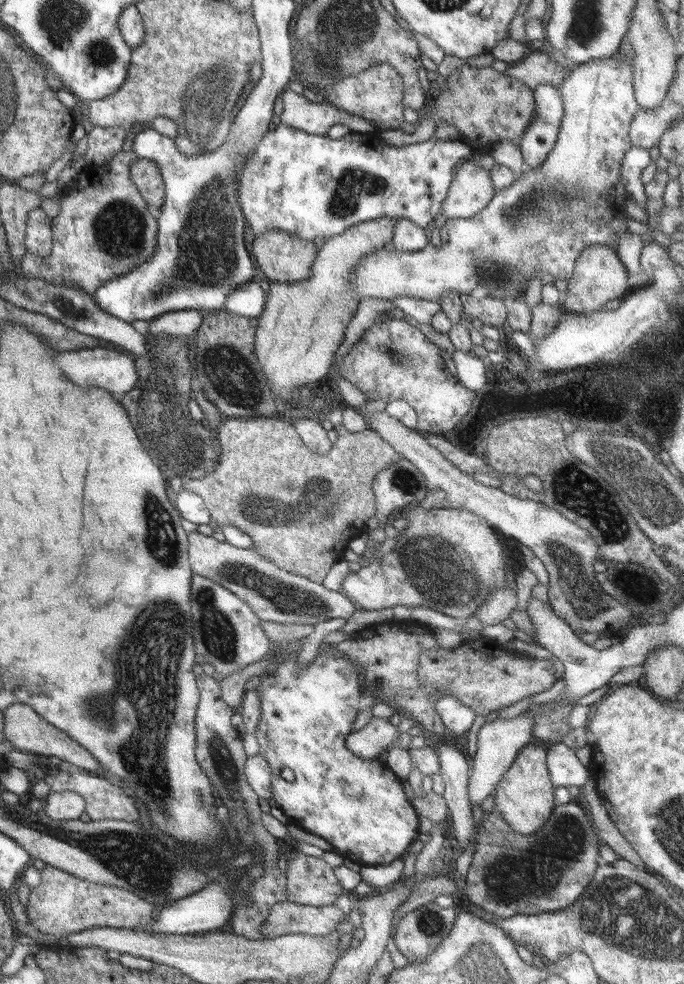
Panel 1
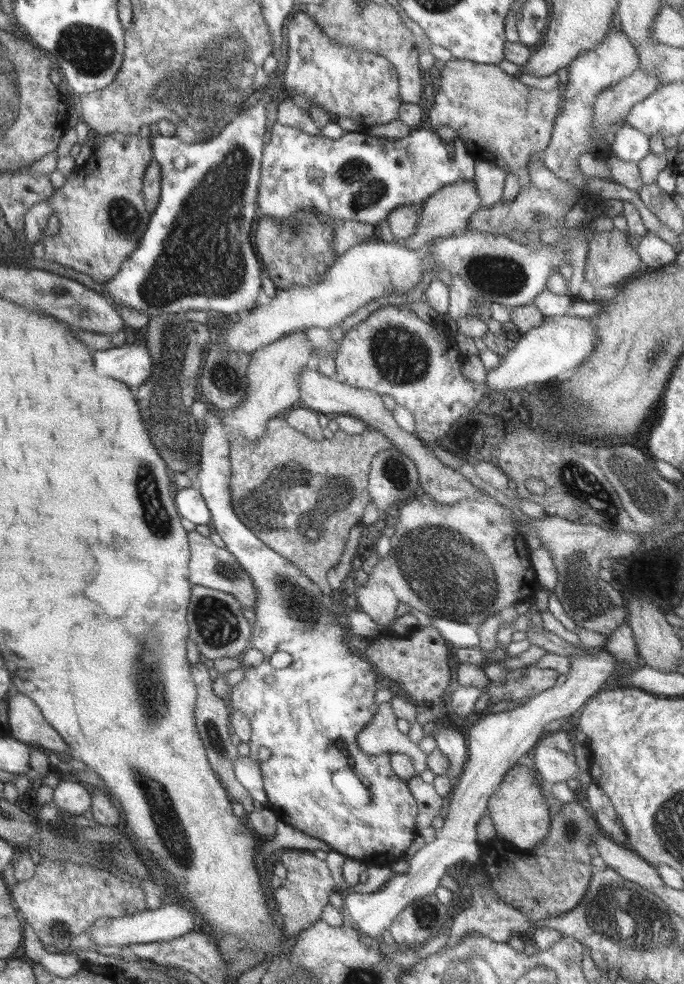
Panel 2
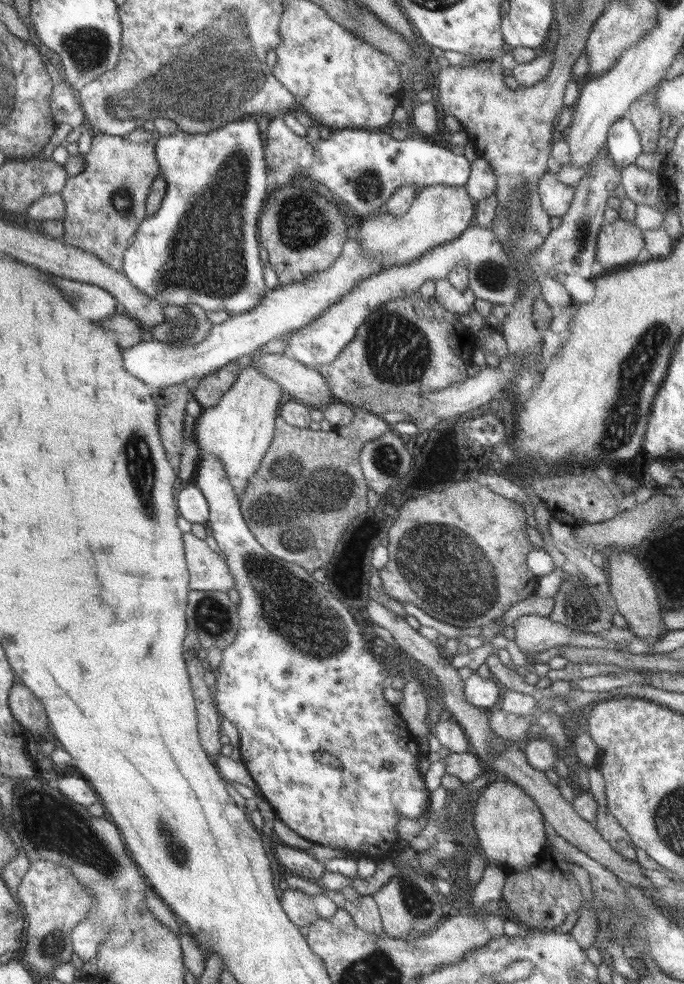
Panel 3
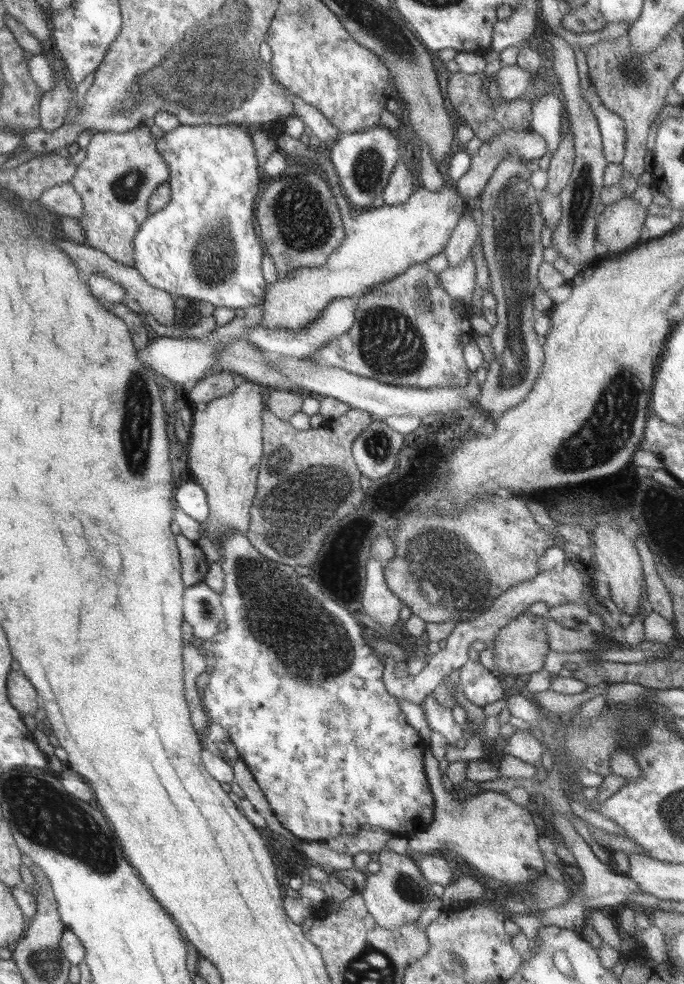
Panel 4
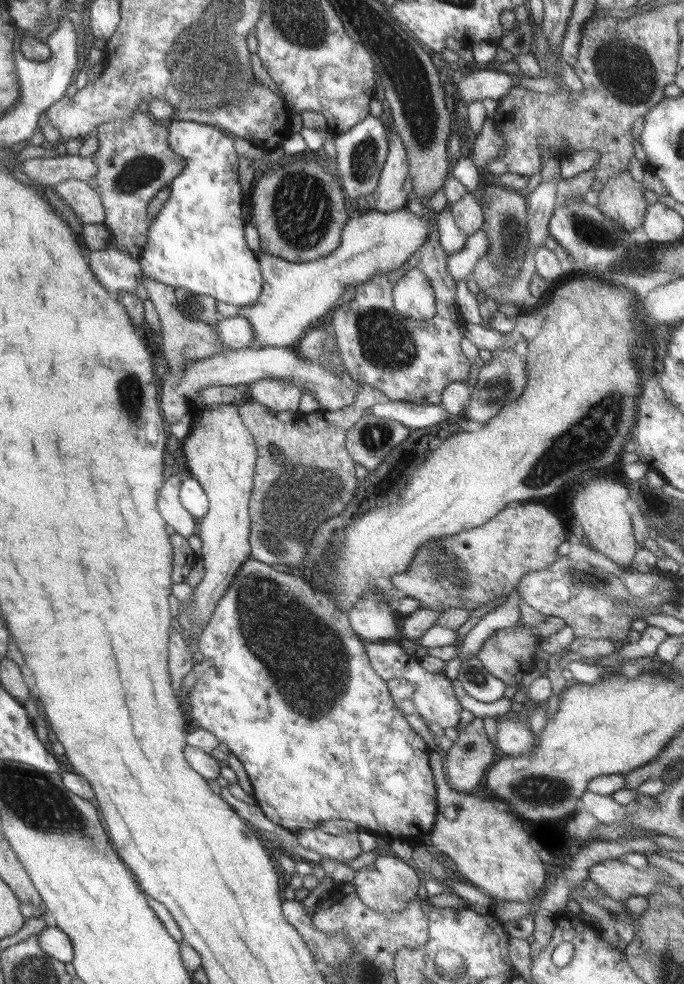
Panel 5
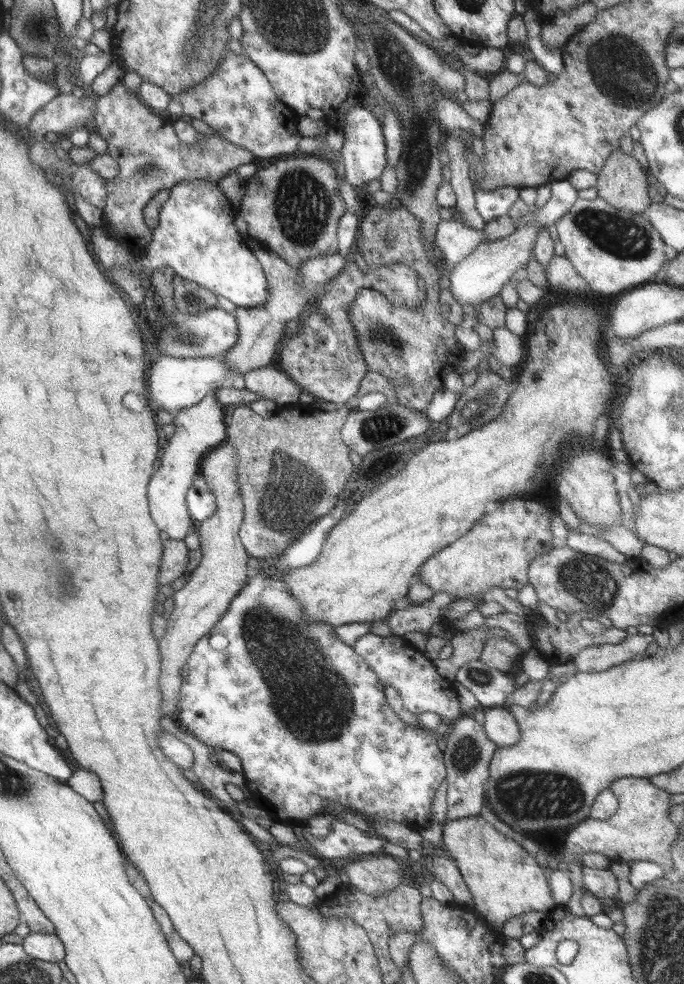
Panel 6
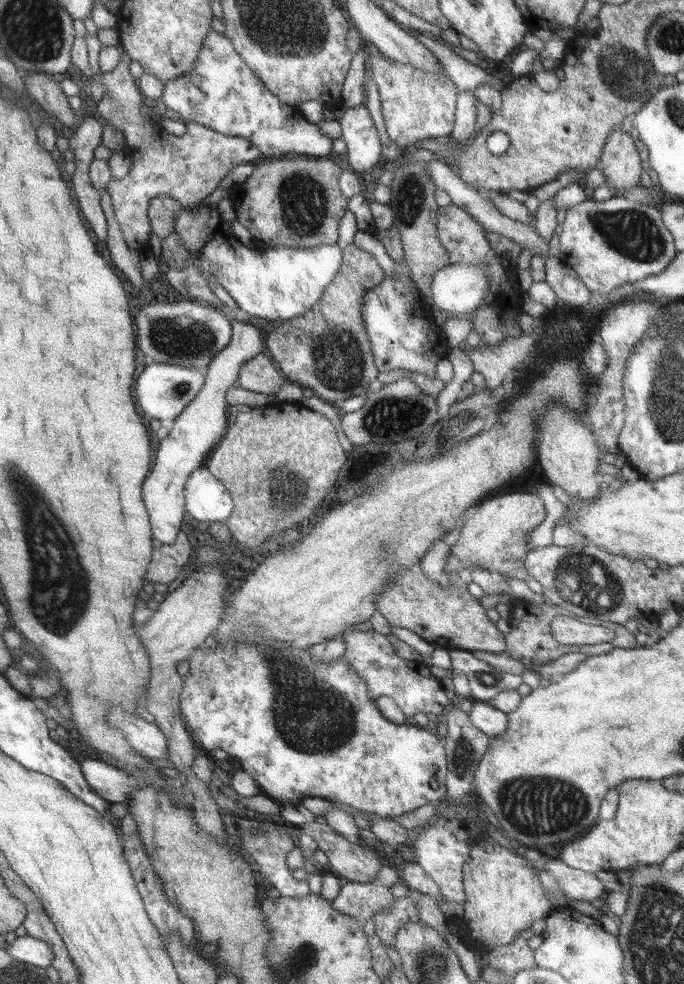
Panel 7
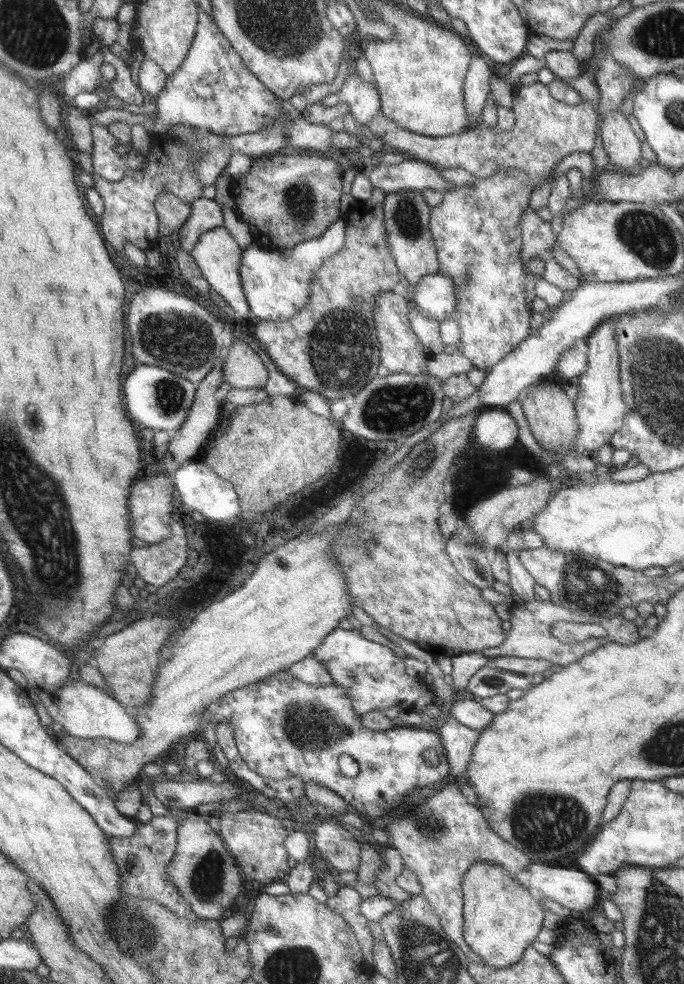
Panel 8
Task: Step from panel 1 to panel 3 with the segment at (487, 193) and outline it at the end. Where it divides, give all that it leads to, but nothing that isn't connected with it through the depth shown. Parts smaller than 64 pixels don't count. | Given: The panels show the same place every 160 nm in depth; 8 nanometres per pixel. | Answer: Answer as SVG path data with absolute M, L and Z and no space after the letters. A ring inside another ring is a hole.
M426 186L418 189L411 209L404 216L391 213L373 214L361 218L358 233L353 240L361 244L361 251L383 262L383 268L390 265L412 262L437 246L456 240L468 227L474 224L474 199L466 187Z

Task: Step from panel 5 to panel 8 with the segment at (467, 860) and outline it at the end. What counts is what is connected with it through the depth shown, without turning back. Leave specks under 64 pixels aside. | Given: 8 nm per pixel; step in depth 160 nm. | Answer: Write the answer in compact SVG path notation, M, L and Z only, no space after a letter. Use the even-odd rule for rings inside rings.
M478 861L466 872L462 886L465 893L464 901L464 937L468 946L482 956L486 966L508 968L516 964L525 954L525 950L537 940L537 934L543 927L545 909L529 888L520 884L516 876L508 872L502 865L488 861Z

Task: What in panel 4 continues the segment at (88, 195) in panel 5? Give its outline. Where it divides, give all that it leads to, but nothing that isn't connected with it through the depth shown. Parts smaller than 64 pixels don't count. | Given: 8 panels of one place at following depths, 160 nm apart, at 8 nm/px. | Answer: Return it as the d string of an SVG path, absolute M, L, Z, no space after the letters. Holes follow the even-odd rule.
M71 183L45 190L39 198L40 206L57 216L78 218L85 211L84 200Z

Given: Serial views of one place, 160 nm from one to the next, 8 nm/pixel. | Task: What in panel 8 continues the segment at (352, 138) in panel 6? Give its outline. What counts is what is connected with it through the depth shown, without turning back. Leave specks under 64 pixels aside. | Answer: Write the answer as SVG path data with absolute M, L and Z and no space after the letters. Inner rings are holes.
M354 62L341 90L322 100L324 106L334 106L339 102L348 103L351 113L359 126L366 127L381 112L380 93L375 83L362 81L357 74Z

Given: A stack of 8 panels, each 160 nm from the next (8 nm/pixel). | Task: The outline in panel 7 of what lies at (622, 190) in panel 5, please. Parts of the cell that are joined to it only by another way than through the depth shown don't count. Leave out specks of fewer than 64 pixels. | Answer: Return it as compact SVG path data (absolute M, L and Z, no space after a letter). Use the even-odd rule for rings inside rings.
M622 125L609 136L600 155L598 168L606 177L609 188L634 190L641 185L643 165L630 133L622 131Z

